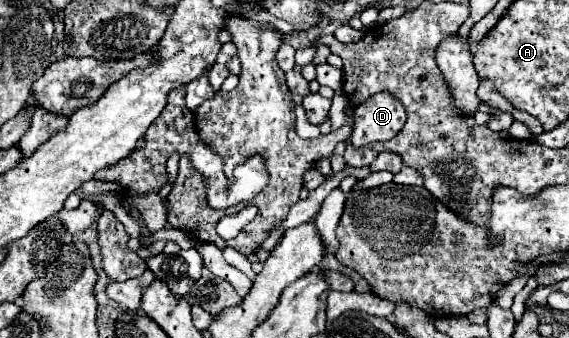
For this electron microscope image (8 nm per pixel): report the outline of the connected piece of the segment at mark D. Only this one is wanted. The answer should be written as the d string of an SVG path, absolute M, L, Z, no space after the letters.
M379 92L355 108L351 144L367 146L371 142L391 140L395 134L399 134L403 124L405 124L403 104L395 96Z

